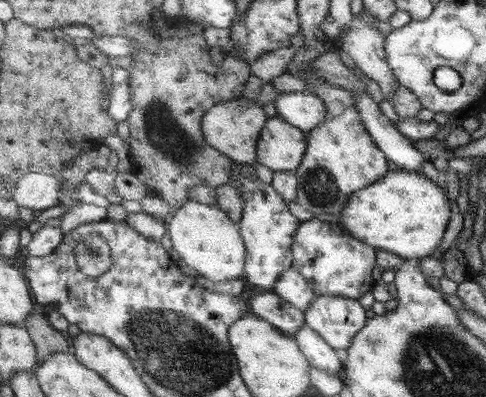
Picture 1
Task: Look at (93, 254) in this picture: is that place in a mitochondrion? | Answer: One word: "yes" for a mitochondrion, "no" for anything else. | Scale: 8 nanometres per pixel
yes

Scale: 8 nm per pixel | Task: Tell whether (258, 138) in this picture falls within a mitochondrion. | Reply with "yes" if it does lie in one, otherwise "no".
no

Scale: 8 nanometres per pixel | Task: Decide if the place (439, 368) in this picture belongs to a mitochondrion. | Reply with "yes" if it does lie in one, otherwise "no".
yes

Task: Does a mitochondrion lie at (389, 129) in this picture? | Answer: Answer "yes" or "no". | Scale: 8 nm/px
no

